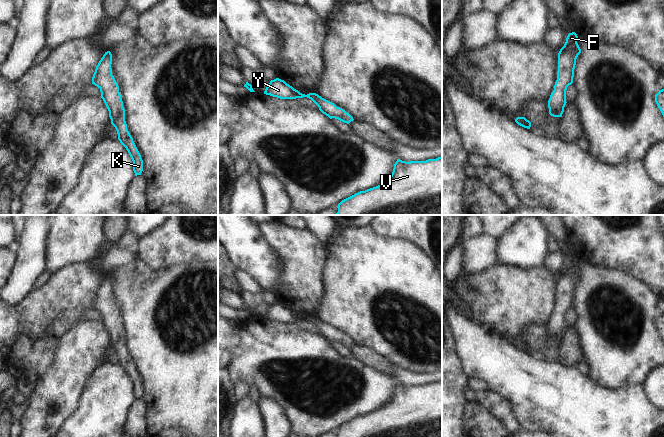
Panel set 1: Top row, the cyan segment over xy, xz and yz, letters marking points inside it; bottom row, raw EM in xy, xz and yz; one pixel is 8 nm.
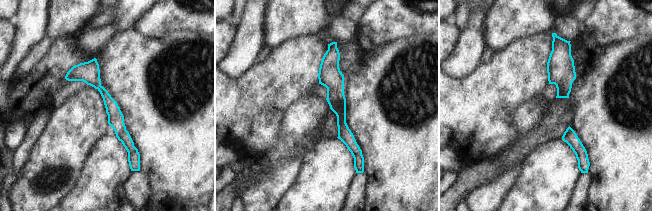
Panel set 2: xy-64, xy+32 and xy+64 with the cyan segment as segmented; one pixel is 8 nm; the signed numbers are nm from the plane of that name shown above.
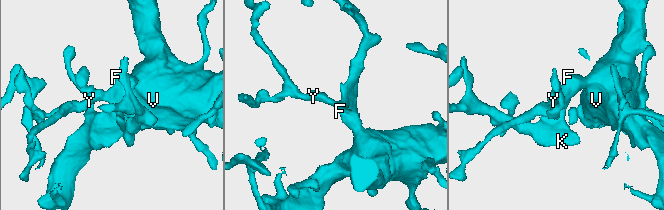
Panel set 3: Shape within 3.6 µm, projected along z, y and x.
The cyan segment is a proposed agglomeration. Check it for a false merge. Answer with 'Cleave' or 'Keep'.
Keep.

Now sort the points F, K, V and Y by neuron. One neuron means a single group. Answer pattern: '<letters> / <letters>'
F K V Y

